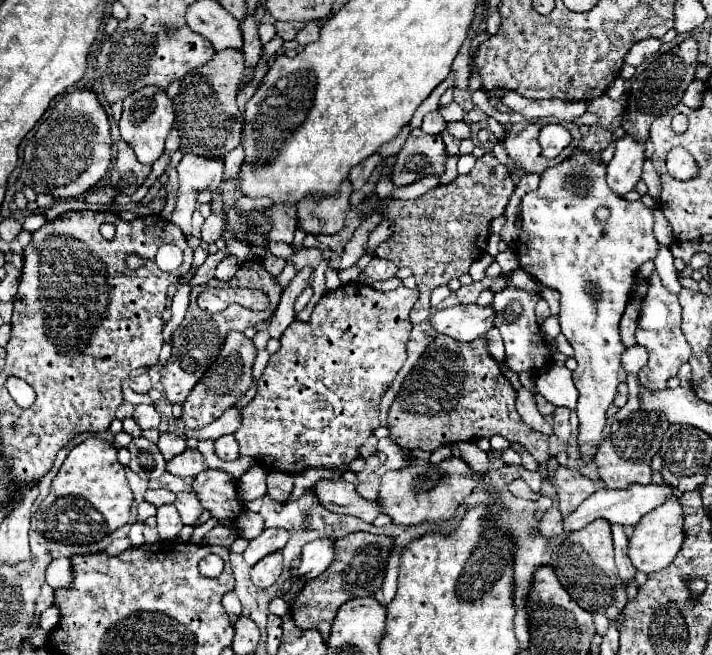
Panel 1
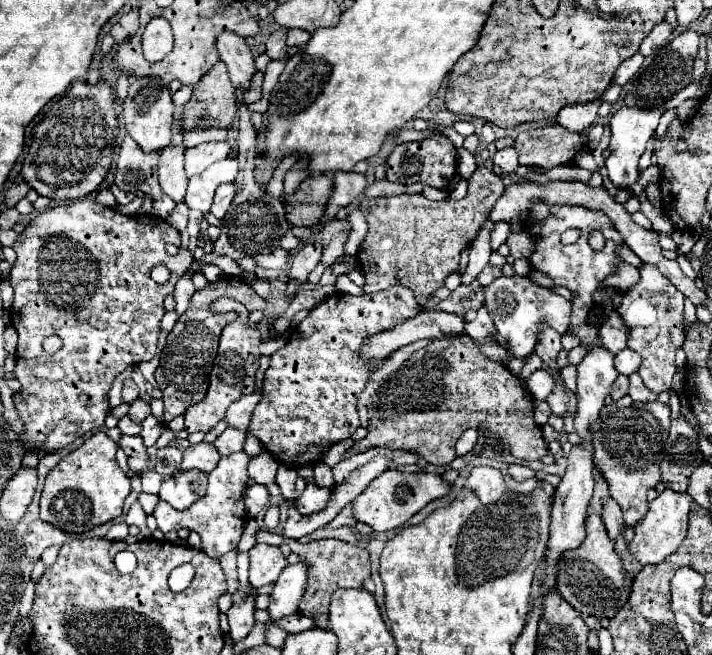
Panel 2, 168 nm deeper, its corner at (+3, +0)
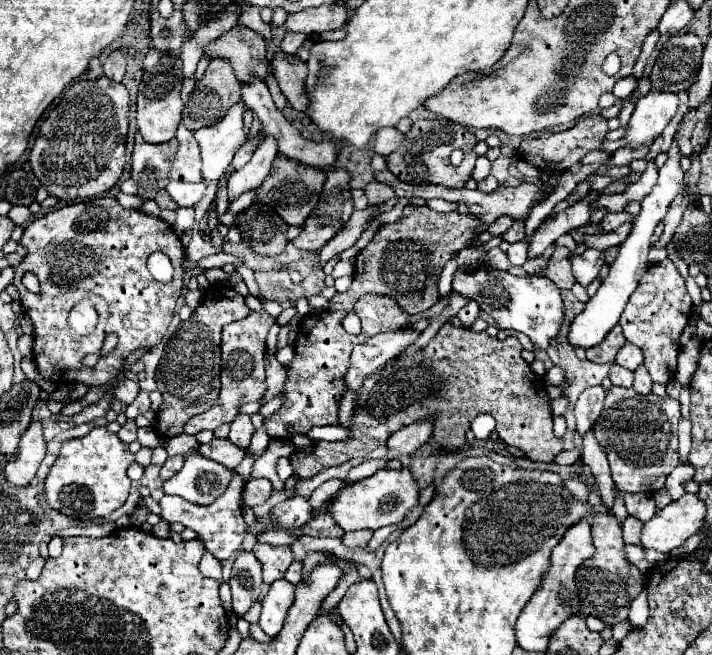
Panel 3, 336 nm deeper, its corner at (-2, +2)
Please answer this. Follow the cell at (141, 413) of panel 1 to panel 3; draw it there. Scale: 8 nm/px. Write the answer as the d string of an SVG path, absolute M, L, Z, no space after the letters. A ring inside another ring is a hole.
M140 390L140 392L138 392L138 396L136 396L136 400L134 400L132 404L128 404L128 408L126 408L126 416L134 420L138 414L146 412L148 408L150 408L150 398L148 398L148 392L146 392L146 390Z

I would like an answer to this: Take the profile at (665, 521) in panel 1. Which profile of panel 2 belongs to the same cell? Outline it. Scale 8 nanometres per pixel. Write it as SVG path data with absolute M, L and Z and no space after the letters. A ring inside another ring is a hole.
M665 488L653 502L649 502L649 510L647 514L635 524L635 536L629 542L629 552L643 564L661 564L667 556L671 556L681 542L685 540L685 532L687 532L687 518L689 518L689 510L691 510L691 496L681 494L681 492L673 492L669 488Z

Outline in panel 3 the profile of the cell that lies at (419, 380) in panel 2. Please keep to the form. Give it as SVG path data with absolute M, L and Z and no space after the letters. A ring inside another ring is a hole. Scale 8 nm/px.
M446 322L426 348L410 356L398 356L364 378L354 402L352 436L340 442L314 442L312 452L294 450L290 454L294 474L312 478L324 468L366 456L376 446L386 446L390 434L424 416L436 416L434 440L446 452L466 444L466 432L478 414L490 414L498 422L498 436L508 446L524 450L534 462L552 462L564 450L564 440L556 438L552 430L546 384L530 370L520 352L522 346L514 336L500 342L486 332L454 328Z

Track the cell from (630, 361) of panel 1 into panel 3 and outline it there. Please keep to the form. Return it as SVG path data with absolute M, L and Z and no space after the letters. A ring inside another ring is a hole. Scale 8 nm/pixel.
M626 342L616 354L616 362L628 370L636 370L642 364L642 352L634 344Z

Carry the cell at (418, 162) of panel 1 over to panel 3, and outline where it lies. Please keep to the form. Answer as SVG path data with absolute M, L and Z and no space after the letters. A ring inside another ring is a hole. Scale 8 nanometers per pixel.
M442 118L436 122L430 122L430 126L426 126L424 122L414 122L412 128L406 132L406 138L398 146L398 150L394 150L392 154L386 156L386 164L394 176L398 176L400 180L410 182L410 184L442 184L448 188L464 188L464 184L472 176L474 162L478 158L478 154L474 152L476 144L478 144L478 138L466 126L460 126L456 122L448 122ZM456 148L460 148L464 152L464 158L458 166L452 166L450 154Z

